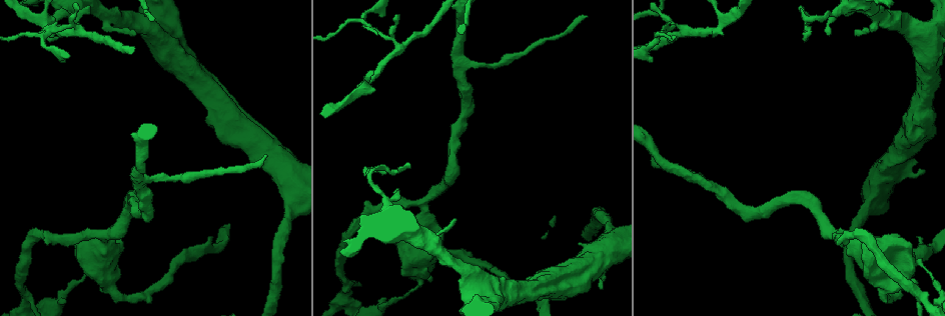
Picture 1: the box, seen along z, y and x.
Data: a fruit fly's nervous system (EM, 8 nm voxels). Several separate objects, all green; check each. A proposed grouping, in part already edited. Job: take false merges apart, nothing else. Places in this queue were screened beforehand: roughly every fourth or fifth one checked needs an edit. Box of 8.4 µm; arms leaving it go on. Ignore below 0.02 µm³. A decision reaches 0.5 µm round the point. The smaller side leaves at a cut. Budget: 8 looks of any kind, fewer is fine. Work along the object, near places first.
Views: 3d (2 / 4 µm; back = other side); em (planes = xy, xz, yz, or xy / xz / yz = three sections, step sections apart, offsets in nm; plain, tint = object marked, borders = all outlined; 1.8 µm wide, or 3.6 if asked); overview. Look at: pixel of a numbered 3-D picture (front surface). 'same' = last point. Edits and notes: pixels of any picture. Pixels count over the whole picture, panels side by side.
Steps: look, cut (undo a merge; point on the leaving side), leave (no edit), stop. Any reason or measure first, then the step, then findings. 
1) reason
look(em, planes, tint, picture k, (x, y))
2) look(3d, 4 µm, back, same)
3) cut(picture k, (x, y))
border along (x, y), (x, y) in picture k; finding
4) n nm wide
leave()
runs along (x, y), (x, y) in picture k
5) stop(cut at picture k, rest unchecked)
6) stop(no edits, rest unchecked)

branch point
look(em, planes, tint, picture 1, (366, 25))

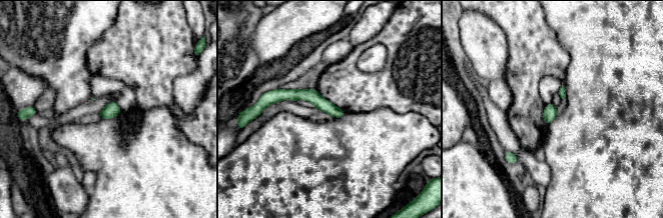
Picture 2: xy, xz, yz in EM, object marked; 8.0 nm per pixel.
leave()
continuous, no second neuron

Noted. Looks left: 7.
thick turns thin
look(3d, 4 µm, picture 1, (918, 36))

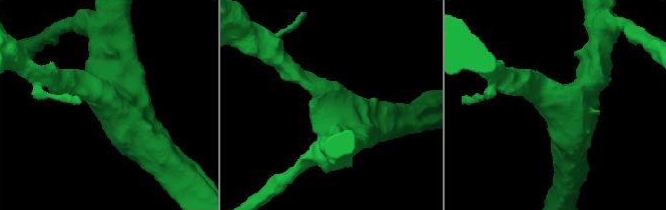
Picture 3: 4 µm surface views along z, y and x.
shape alone is not enough
look(em, 3.6 µm, planes, tint, picture 3, (554, 106))

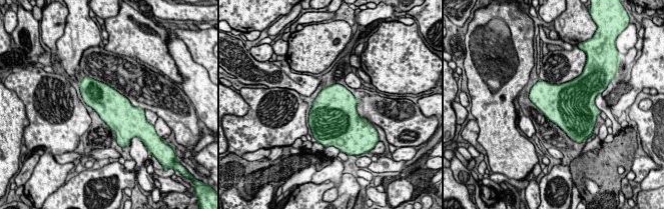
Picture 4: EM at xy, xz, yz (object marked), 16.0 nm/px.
500 nm wide
leave()
all the same neuron

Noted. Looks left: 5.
thick turns thin
look(em, yz, step 8, borders, picture 1, (417, 281))

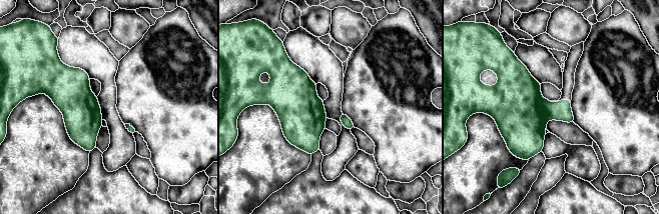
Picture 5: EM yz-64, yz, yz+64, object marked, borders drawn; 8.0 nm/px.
cut(picture 5, (561, 111))
two neurons meet here

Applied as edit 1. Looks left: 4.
stop(cut at picture 5, rest unchecked)

